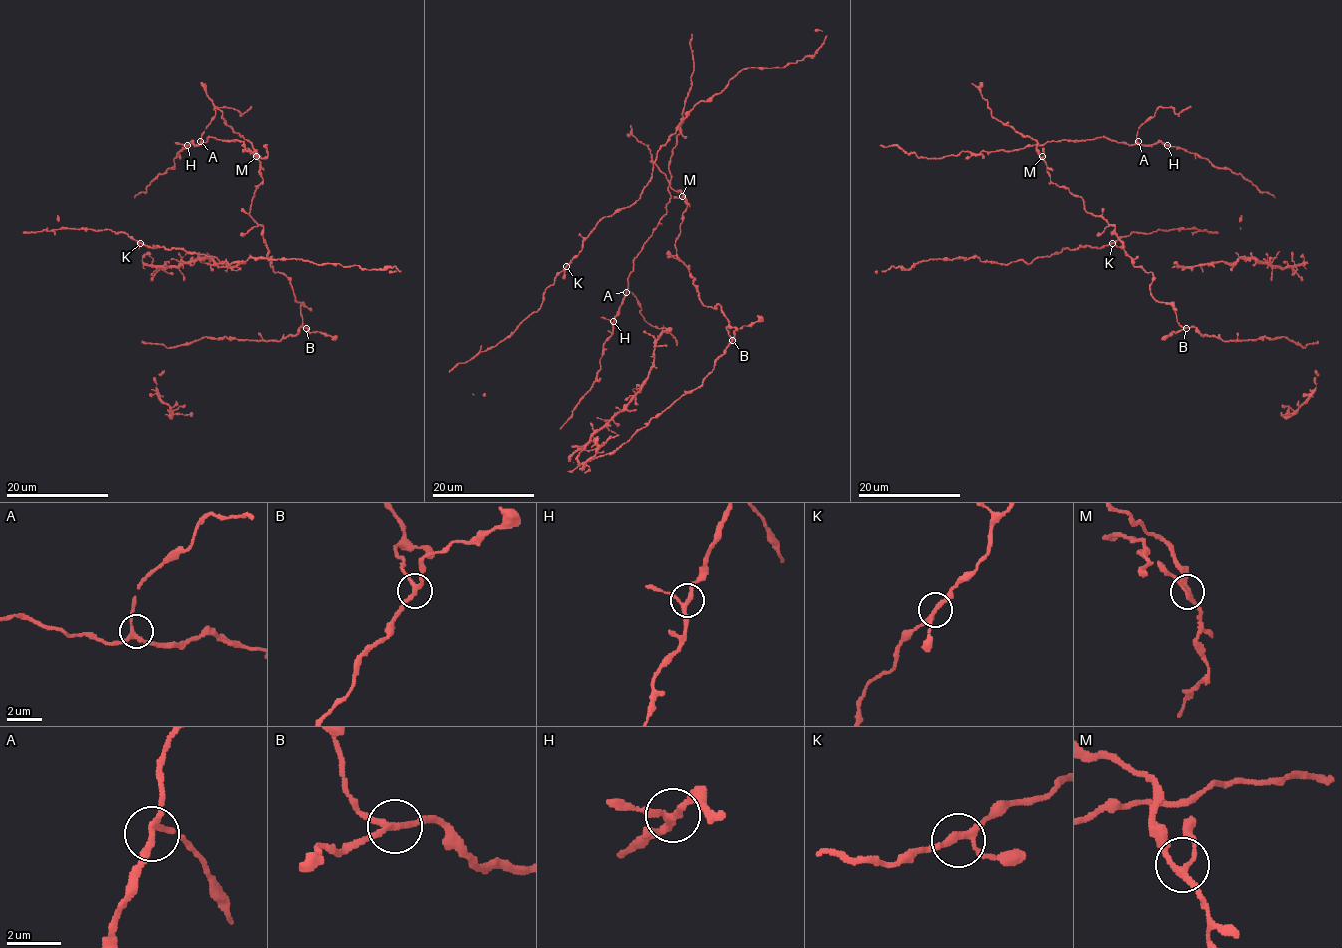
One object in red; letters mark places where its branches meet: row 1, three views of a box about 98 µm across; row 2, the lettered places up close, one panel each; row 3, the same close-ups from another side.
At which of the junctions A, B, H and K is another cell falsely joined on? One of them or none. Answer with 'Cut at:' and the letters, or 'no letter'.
Cut at: no letter

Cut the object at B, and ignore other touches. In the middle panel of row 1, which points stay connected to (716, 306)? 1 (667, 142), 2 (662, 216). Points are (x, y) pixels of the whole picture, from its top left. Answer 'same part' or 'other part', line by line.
1: other part
2: other part

